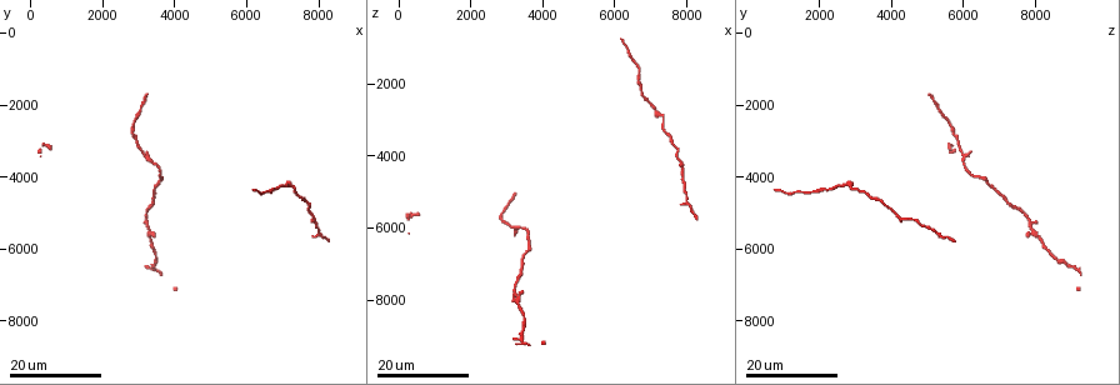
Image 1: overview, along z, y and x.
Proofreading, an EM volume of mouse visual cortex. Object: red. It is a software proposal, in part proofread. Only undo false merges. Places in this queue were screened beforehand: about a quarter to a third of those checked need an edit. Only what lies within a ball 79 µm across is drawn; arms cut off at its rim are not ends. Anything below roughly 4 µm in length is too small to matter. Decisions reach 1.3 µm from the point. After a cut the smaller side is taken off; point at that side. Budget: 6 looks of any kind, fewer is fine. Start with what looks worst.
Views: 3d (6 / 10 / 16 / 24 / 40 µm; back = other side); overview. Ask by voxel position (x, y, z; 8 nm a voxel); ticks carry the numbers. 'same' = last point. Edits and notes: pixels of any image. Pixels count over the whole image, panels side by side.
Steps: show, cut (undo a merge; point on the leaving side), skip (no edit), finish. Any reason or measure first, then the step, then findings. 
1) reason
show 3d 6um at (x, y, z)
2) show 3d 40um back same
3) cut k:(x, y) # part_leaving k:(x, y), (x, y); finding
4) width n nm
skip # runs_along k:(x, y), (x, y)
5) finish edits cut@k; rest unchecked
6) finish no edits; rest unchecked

small branch off a trunk
show 3d 24um at (3200, 3400, 6000)

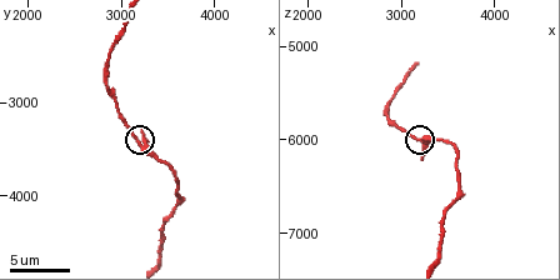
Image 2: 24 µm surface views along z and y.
show 3d 6um at (3200, 3450, 6000)

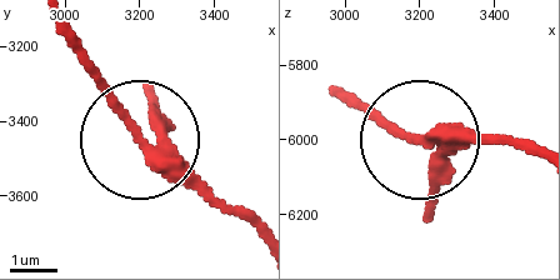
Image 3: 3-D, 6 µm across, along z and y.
width 240 nm
skip # continuous, no second neuron

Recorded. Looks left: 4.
thick turns thin
show 3d 24um at (3500, 4800, 7200)

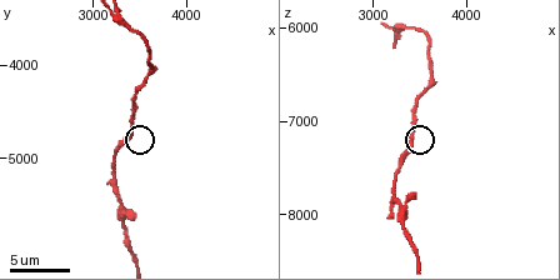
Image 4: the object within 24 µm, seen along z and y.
show 3d 6um at (3400, 4750, 7250)

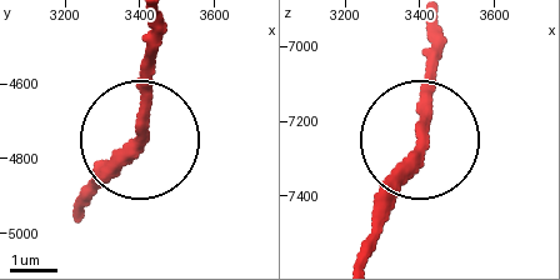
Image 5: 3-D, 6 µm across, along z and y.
width 240 nm
skip # one neuron here

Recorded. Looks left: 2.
narrows sharply
show 3d 10um at (3600, 3850, 6200)

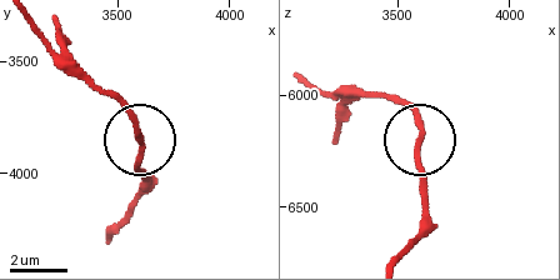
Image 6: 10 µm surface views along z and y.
skip # all the same neuron

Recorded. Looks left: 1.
finish no edits; rest unchecked

